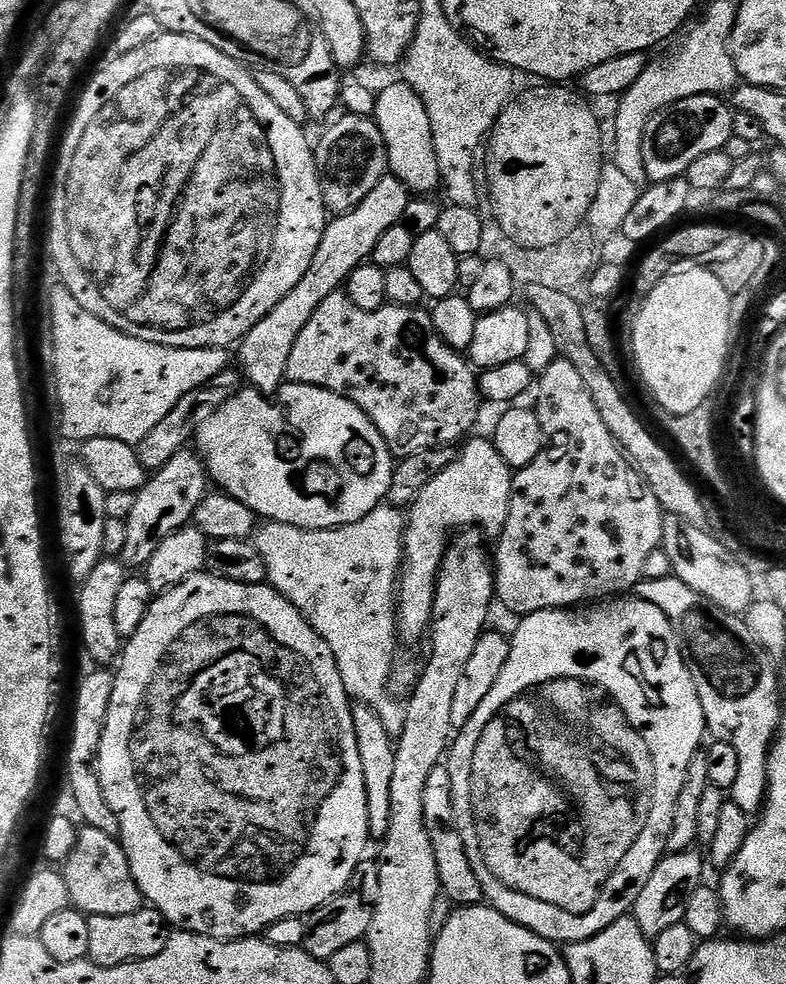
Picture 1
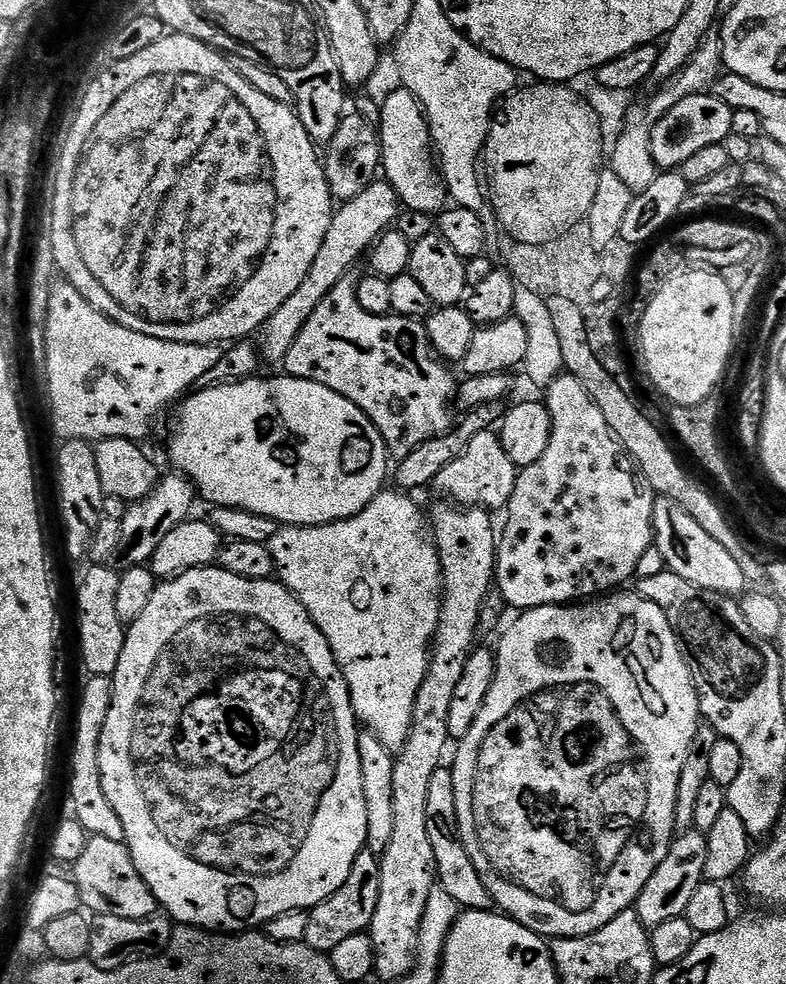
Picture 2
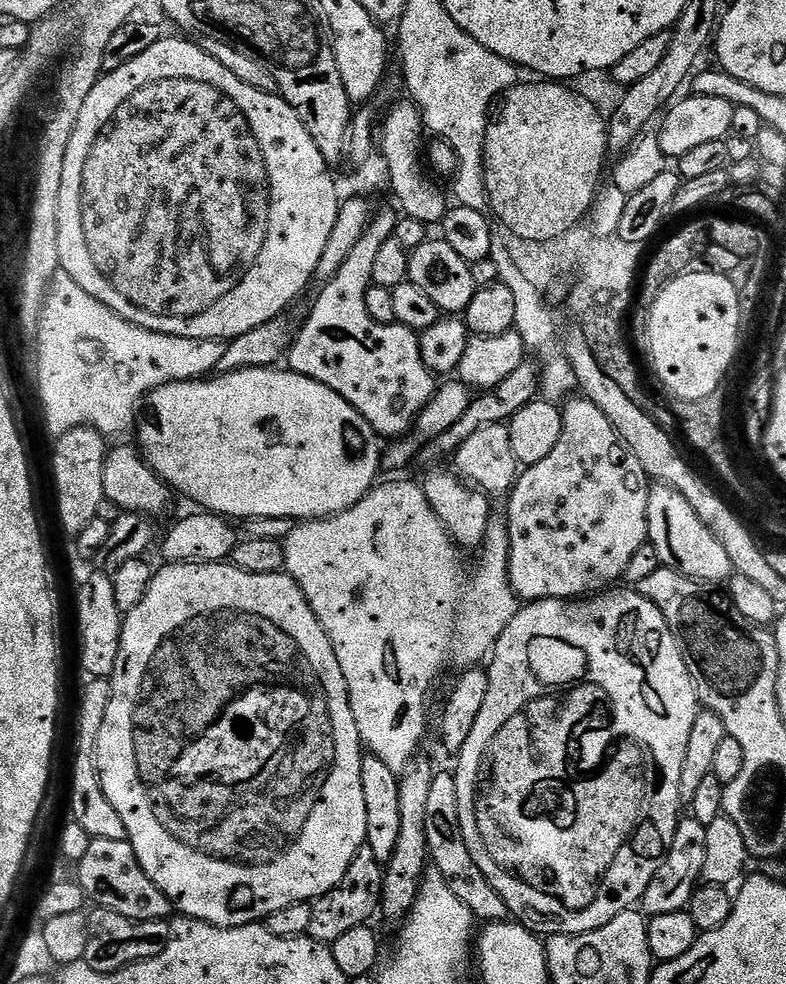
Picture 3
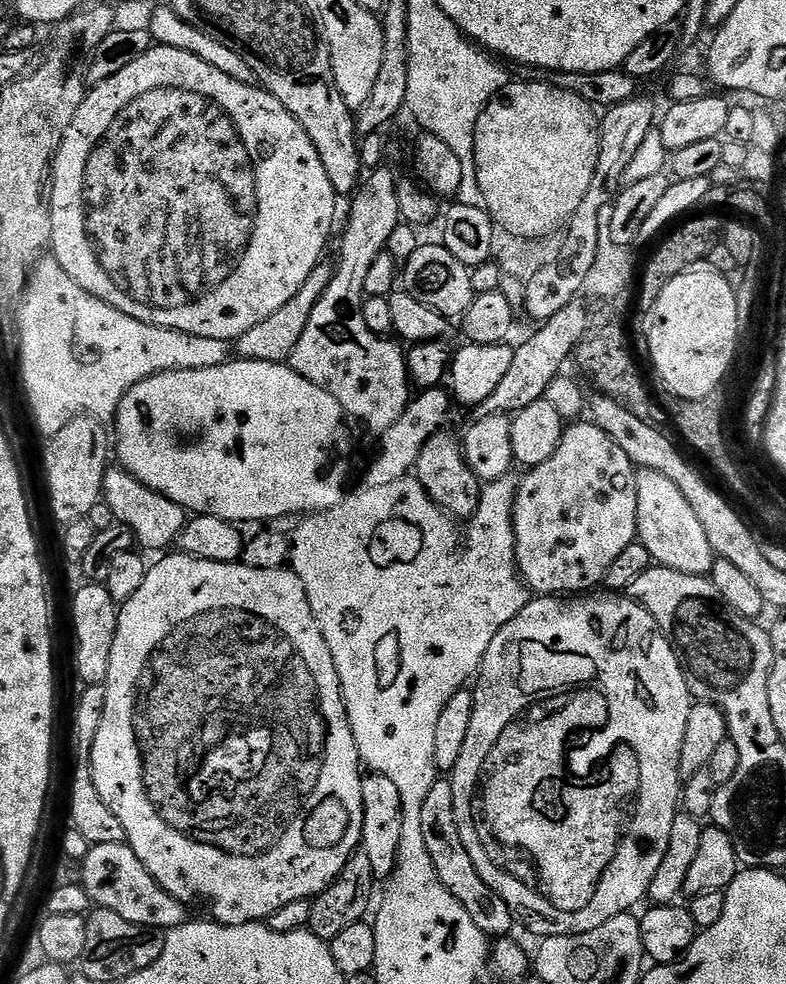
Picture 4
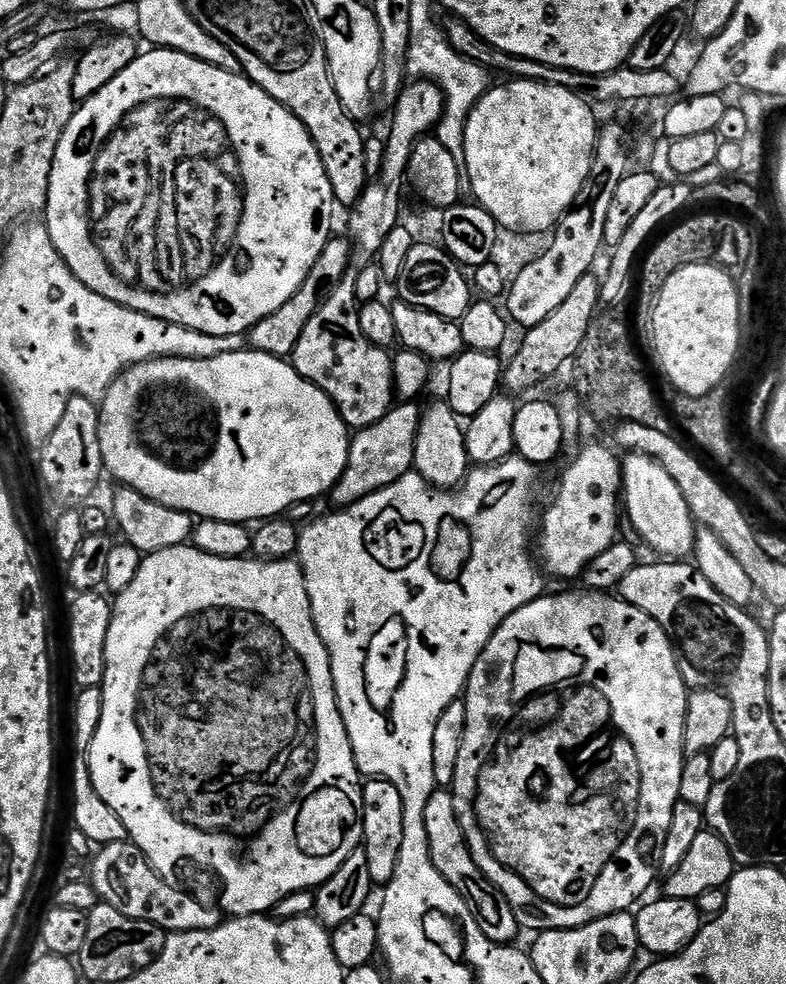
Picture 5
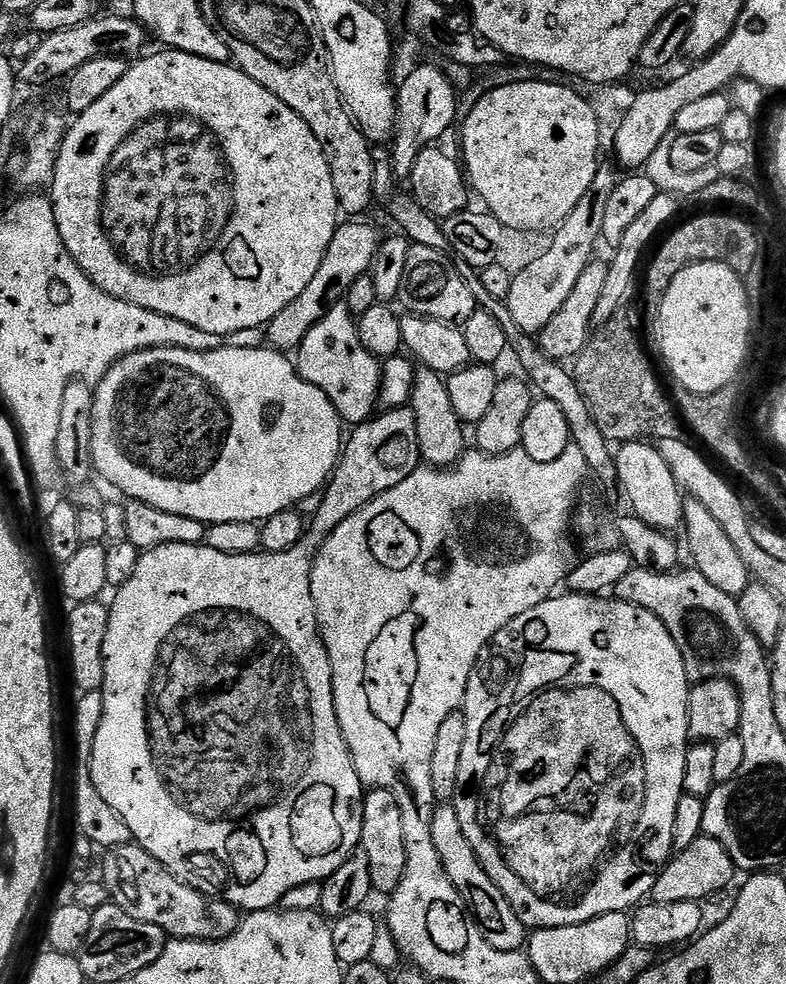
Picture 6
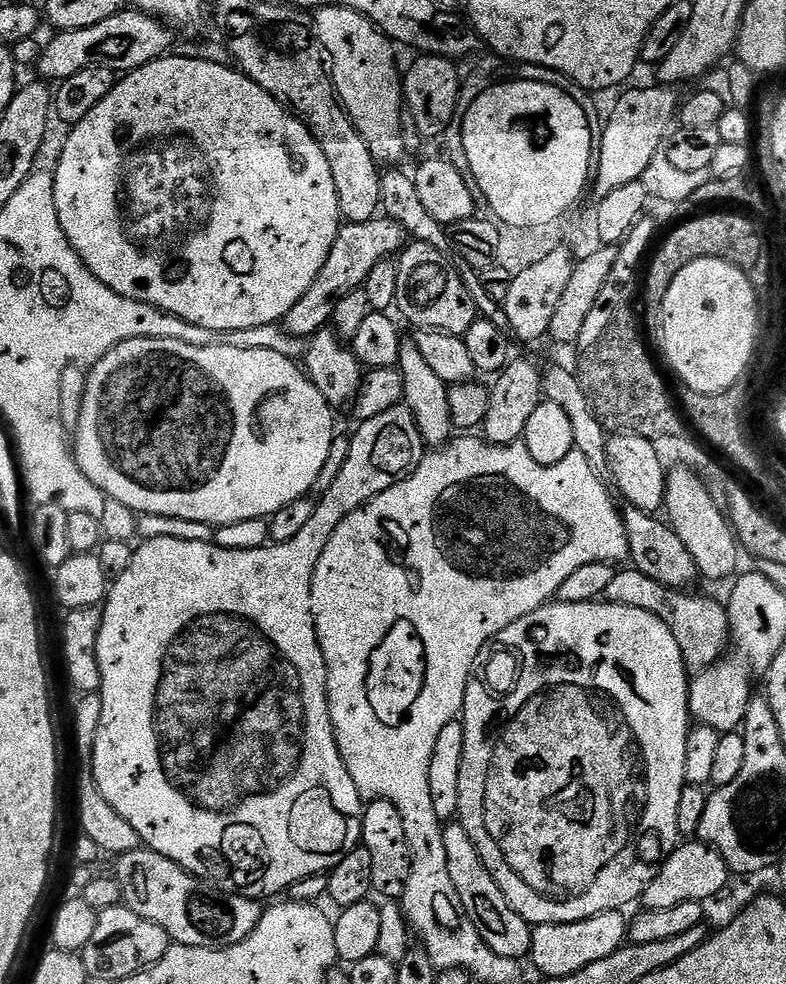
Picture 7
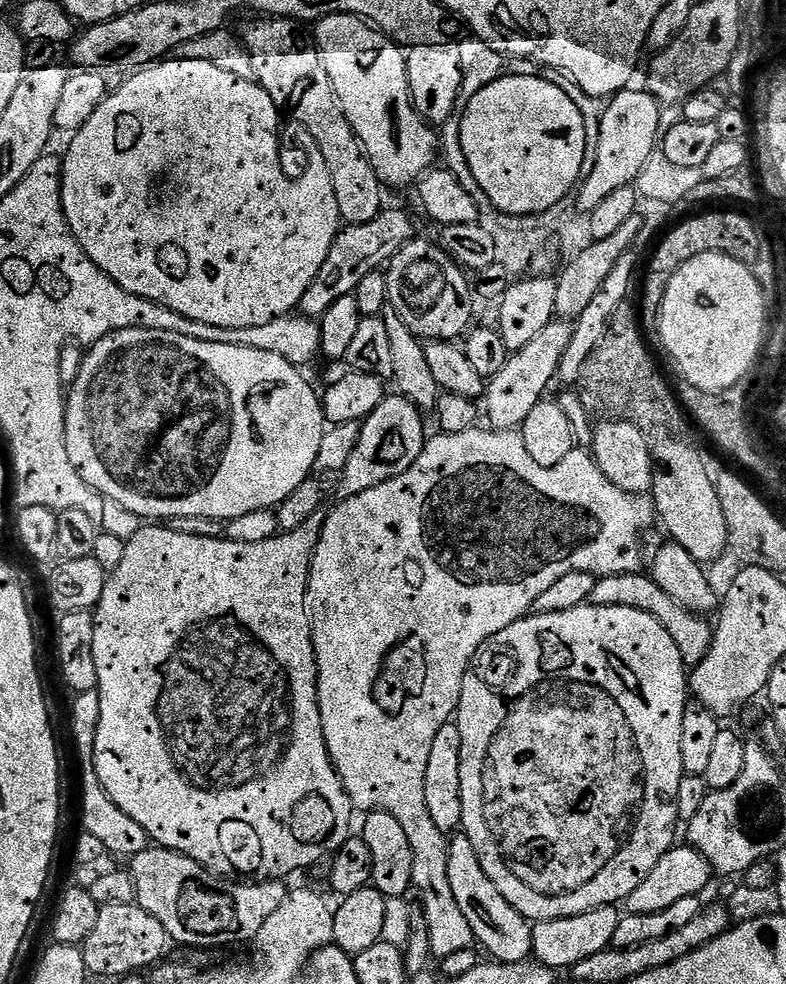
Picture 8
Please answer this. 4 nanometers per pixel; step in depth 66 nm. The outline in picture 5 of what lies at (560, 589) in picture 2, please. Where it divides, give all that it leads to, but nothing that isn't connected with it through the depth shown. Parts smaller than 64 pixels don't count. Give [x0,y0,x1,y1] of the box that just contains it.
[538,444,624,580]

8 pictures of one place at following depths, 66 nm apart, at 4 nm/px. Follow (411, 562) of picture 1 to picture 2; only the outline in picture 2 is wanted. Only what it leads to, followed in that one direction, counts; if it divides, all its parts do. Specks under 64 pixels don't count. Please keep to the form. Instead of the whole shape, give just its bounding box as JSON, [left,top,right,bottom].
[434,430,518,510]

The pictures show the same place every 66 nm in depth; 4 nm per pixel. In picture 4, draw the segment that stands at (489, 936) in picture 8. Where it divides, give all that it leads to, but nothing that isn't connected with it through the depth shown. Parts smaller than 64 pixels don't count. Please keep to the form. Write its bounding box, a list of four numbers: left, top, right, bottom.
[422,779,514,938]

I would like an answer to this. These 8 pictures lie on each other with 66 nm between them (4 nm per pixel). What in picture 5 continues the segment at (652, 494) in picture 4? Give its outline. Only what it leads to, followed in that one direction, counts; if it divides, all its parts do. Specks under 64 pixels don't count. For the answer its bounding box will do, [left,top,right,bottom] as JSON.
[622,452,697,558]

